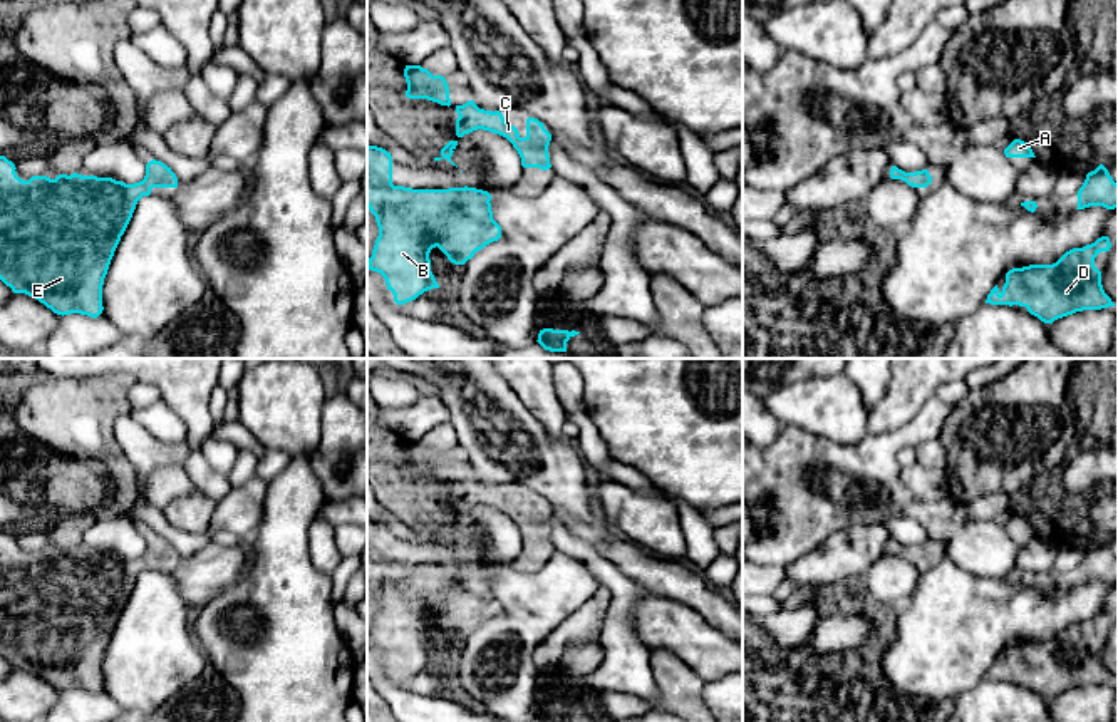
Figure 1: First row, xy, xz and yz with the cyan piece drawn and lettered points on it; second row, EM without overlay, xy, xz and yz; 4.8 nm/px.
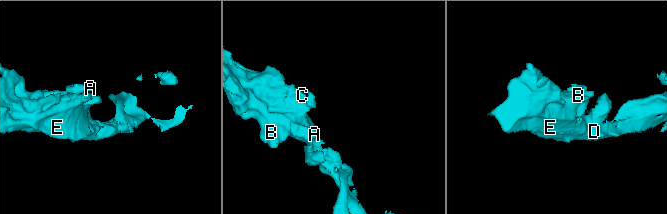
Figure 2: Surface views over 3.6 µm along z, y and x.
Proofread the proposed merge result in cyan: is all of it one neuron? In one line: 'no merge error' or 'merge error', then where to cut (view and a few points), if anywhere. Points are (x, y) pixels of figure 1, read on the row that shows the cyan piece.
no merge error | no cut

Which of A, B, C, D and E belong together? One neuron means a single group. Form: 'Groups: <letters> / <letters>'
Groups: A B C D E

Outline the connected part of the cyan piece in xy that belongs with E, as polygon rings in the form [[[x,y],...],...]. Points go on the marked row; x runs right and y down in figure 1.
[[[0,156],[0,280],[13,293],[25,293],[57,315],[97,318],[104,310],[104,278],[137,201],[153,188],[178,188],[176,174],[156,159],[146,164],[144,179],[134,184],[77,173],[23,181],[15,169]]]

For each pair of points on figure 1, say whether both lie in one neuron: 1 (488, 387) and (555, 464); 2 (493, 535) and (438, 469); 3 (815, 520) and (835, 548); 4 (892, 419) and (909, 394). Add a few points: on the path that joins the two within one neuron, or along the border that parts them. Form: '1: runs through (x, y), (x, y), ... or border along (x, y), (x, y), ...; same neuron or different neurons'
1: runs through (507, 406), (535, 434), (540, 446); same neuron
2: border along (508, 515), (488, 506), (473, 505), (458, 516); different neurons
3: border along (865, 523), (855, 523), (832, 533), (797, 560); different neurons
4: runs through (894, 412), (902, 401); same neuron

